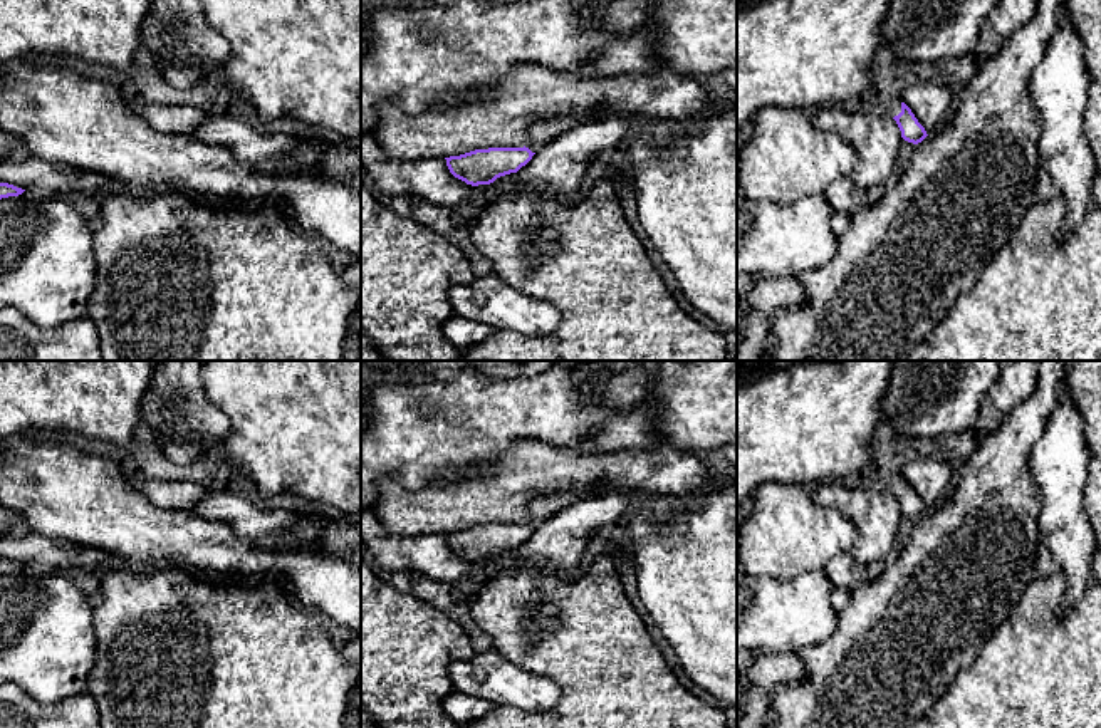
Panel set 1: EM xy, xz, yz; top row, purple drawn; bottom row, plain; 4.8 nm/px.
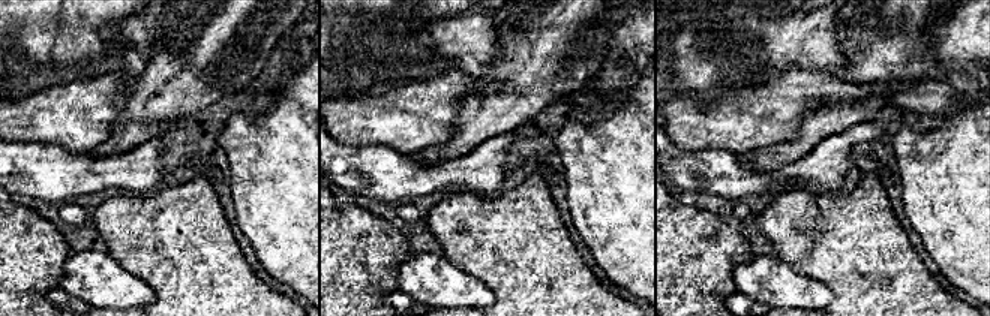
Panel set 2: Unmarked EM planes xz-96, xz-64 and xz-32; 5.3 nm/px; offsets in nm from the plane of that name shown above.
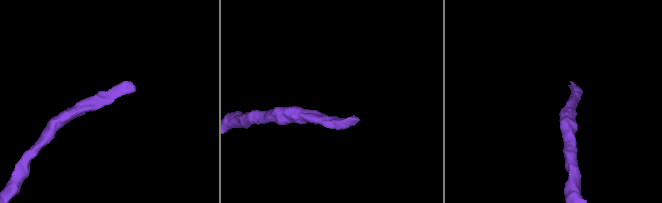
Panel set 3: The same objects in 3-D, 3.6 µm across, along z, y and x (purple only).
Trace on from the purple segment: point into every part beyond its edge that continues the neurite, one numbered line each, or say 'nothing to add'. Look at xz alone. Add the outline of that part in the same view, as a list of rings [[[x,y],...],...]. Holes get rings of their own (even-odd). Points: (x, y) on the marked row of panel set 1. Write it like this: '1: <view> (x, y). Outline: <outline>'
1: xz (542, 131). Outline: [[[577,112],[577,114],[562,114],[557,117],[537,121],[530,126],[529,131],[530,141],[525,148],[535,153],[539,148],[556,139],[559,134],[569,131],[571,127],[601,117],[603,114],[599,112]]]

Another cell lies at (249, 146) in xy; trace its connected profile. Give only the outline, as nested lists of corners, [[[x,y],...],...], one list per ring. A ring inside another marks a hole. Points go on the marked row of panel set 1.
[[[206,114],[205,121],[195,127],[193,136],[210,144],[227,146],[237,161],[248,166],[272,158],[290,158],[300,173],[312,174],[319,169],[321,154],[307,139],[285,133],[260,134],[247,117]]]

